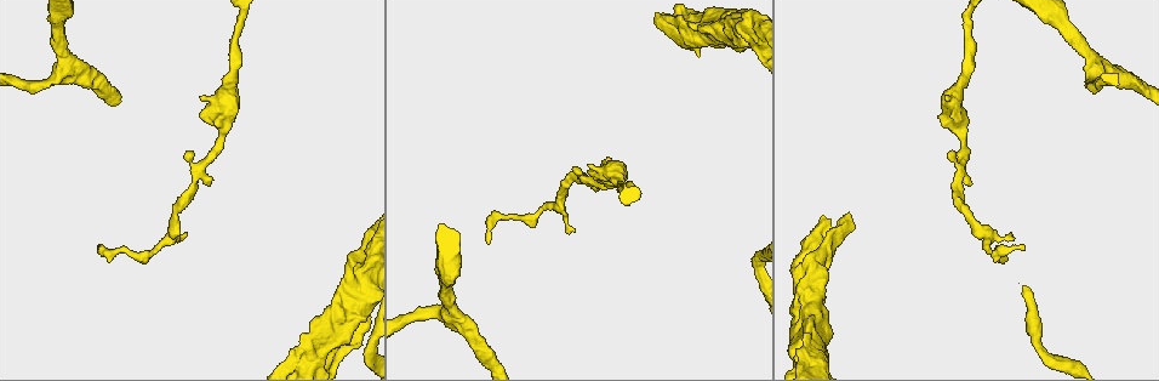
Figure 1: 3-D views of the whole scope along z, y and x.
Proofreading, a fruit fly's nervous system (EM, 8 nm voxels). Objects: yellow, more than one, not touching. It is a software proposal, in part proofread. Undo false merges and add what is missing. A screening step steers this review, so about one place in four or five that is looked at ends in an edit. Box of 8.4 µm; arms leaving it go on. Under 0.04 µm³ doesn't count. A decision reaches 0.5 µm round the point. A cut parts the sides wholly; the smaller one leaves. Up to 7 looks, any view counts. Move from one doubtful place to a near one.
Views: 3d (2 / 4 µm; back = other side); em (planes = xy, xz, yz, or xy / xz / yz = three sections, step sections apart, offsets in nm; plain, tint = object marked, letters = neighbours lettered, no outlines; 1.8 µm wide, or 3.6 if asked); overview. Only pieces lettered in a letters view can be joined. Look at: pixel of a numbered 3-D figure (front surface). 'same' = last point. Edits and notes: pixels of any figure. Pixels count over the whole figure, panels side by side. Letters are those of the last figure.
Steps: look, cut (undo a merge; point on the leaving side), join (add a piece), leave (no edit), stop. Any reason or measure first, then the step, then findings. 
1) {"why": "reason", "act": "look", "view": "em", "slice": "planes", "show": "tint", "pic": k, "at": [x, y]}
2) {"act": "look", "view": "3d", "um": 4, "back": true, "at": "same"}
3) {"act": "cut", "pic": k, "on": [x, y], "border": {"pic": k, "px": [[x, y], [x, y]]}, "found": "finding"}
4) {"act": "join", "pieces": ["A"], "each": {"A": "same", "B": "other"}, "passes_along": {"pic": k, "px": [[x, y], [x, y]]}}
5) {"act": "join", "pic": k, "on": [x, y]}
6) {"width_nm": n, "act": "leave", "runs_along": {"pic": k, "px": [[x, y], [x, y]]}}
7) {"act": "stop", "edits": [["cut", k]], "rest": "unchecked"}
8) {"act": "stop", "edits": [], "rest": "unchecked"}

{"why": "branch stops here", "act": "look", "view": "em", "slice": "yz", "step": 16, "show": "letters", "pic": 1, "at": [1024, 248]}

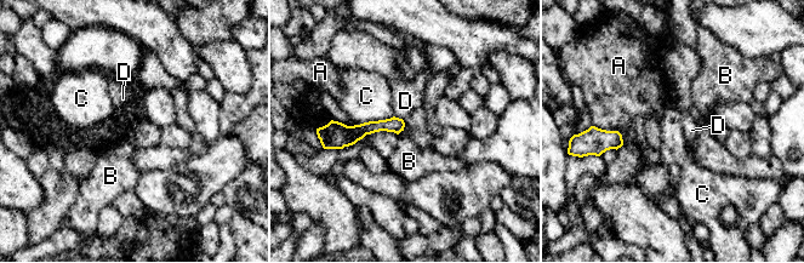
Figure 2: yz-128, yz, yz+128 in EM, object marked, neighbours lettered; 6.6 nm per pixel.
{"act": "leave", "each": {"A": "other", "B": "other", "C": "other", "D": "other"}, "border": {"pic": 2, "px": [[394, 115], [403, 120]]}, "found": "none of them fits"}

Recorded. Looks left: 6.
{"why": "tapers out", "act": "look", "view": "3d", "um": 2, "pic": 1, "at": [1011, 234]}

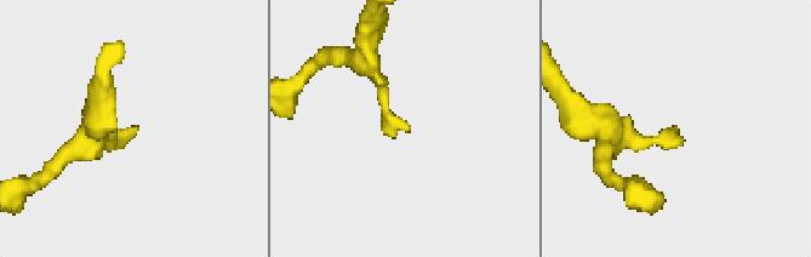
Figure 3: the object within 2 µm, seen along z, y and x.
{"act": "look", "view": "em", "slice": "planes", "show": "letters", "pic": 3, "at": [138, 125]}

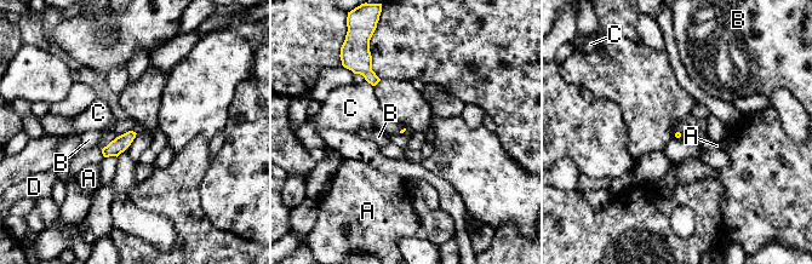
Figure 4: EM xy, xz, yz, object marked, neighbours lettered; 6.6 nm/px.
{"act": "leave", "each": {"A": "other", "B": "other", "C": "other", "D": "other"}, "border": {"pic": 4, "px": [[131, 130], [121, 135]]}, "found": "no lettered piece goes on from it"}

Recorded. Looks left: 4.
{"why": "sudden change in width", "act": "look", "view": "em", "slice": "yz", "step": 8, "show": "letters", "pic": 1, "at": [963, 145]}

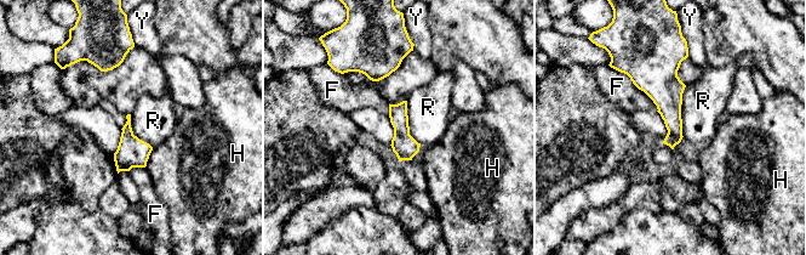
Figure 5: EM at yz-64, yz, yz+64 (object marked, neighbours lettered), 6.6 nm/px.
{"act": "leave", "each": {"F": "other", "H": "other", "R": "other", "Y": "other"}, "border": {"pic": 5, "px": [[686, 86], [681, 105], [682, 136]]}, "found": "one neuron here"}

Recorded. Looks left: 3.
{"act": "stop", "edits": [], "rest": "unchecked"}

